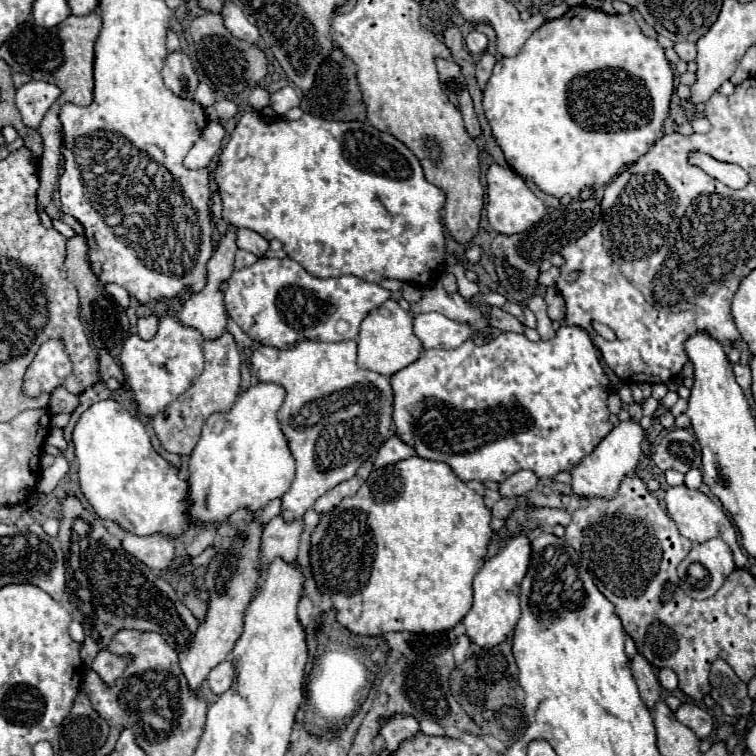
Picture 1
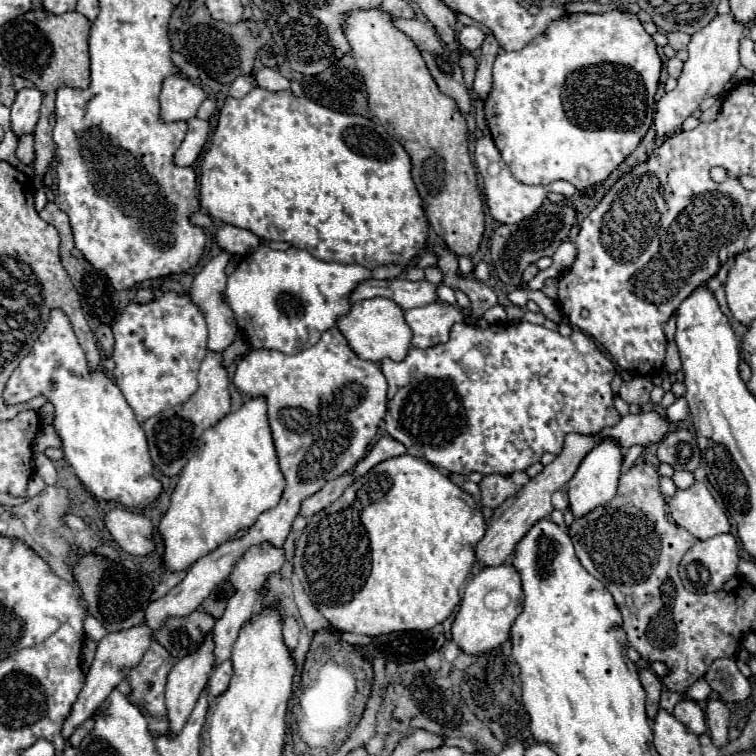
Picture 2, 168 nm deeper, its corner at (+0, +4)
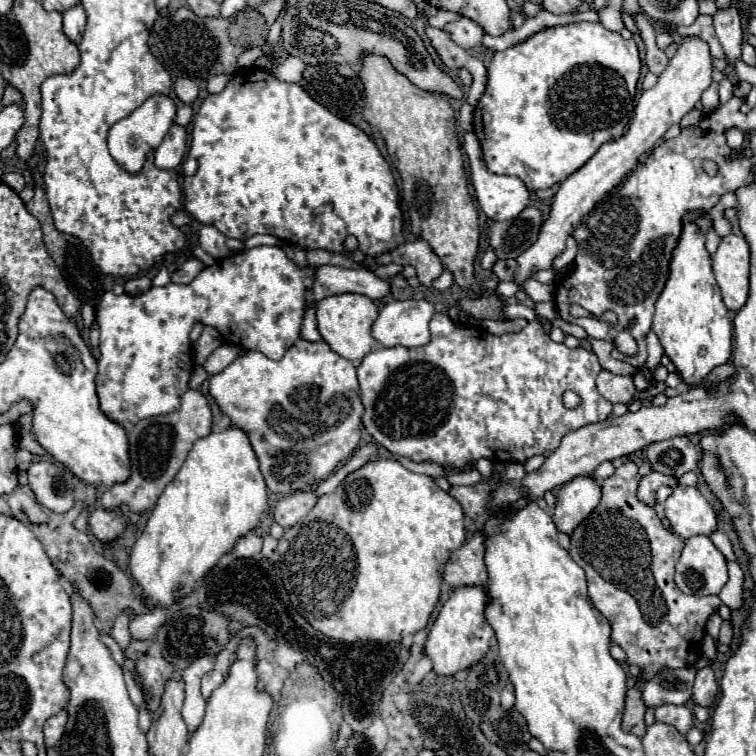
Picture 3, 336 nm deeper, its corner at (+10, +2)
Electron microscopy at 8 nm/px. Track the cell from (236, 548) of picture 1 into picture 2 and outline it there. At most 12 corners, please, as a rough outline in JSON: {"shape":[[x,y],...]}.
{"shape":[[213,633],[169,673],[169,729],[183,729],[215,667]]}

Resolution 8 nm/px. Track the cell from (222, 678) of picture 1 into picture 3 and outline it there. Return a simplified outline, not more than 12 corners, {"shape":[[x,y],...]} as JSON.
{"shape":[[209,673],[201,679],[201,695],[209,699],[221,683],[221,673]]}

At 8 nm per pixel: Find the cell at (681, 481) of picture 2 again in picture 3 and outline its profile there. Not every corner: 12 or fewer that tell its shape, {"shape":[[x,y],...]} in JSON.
{"shape":[[657,471],[645,475],[637,487],[637,499],[655,499],[661,485],[675,485],[673,477]]}

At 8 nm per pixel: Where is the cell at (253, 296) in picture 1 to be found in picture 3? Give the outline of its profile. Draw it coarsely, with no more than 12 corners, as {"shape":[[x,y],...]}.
{"shape":[[281,247],[97,307],[101,411],[173,413],[195,323],[281,359],[305,289]]}

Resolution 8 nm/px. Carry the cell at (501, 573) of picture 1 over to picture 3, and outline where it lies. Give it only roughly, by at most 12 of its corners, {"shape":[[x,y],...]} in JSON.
{"shape":[[461,587],[441,607],[425,655],[455,675],[489,651],[485,589]]}

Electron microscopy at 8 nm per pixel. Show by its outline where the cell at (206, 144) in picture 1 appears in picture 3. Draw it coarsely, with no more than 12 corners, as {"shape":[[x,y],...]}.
{"shape":[[173,125],[155,149],[155,167],[175,169],[187,151],[187,133]]}

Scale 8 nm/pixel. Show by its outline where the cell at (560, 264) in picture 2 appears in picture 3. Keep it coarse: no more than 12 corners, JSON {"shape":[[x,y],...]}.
{"shape":[[569,235],[565,253],[553,263],[555,273],[569,267],[577,253],[577,241]]}

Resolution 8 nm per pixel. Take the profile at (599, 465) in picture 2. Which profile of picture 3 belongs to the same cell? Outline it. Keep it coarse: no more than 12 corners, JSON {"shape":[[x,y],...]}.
{"shape":[[575,477],[557,491],[553,523],[571,535],[599,505],[601,485]]}

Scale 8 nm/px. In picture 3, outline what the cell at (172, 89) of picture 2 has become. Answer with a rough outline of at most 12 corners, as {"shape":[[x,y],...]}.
{"shape":[[153,95],[109,129],[115,163],[135,175],[161,145],[175,103]]}

